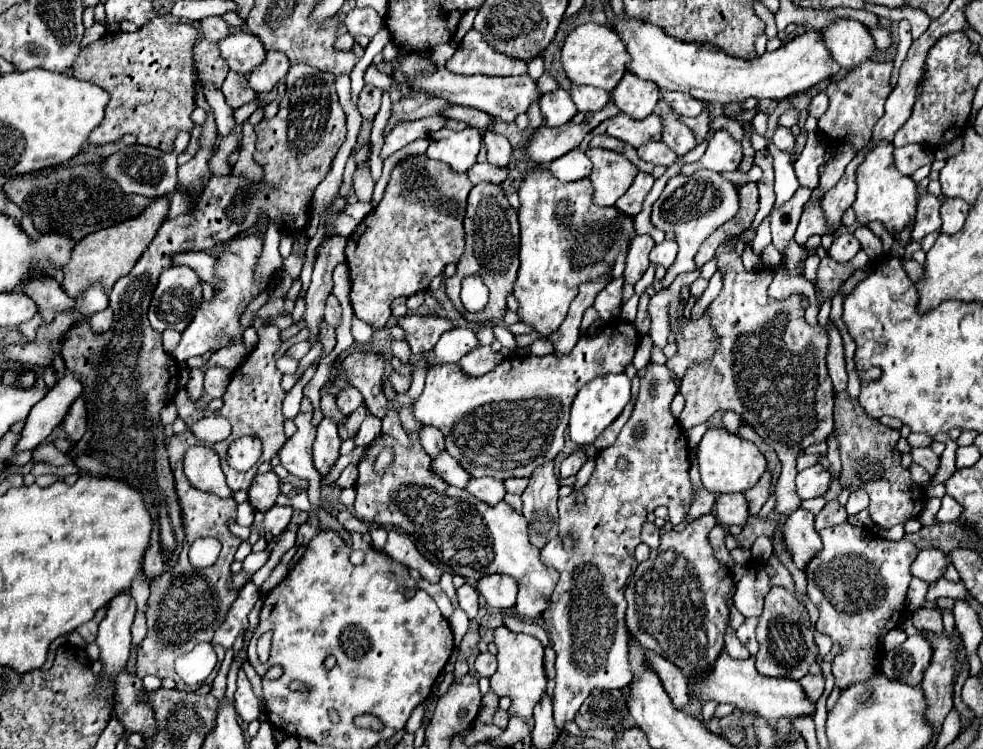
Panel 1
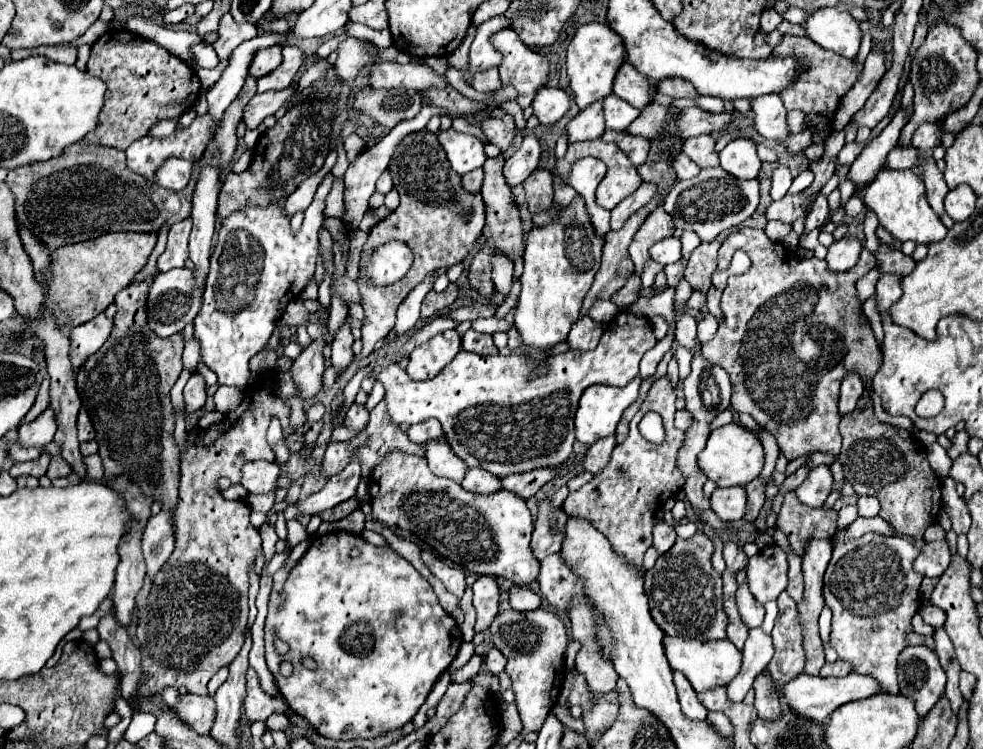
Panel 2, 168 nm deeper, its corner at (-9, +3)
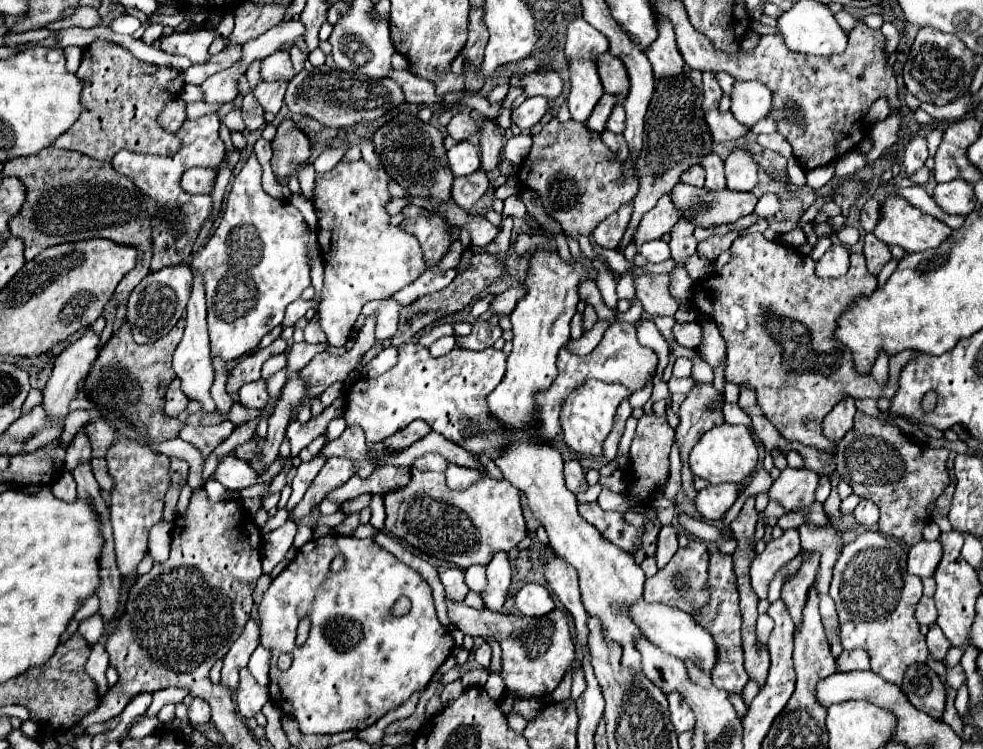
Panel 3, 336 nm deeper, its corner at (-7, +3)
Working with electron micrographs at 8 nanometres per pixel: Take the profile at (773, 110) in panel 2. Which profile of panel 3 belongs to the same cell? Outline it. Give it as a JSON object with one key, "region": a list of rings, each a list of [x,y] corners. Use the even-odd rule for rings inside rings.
{"region":[[[736,81],[732,91],[732,115],[752,129],[772,111],[772,93],[758,81]]]}

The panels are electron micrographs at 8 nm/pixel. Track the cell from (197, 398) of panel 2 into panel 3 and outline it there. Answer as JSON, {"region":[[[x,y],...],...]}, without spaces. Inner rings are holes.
{"region":[[[174,379],[172,385],[170,385],[168,391],[166,391],[166,405],[164,405],[166,413],[168,413],[170,417],[178,417],[182,411],[186,411],[188,403],[190,403],[190,399],[182,393],[182,389],[180,389],[180,379]]]}

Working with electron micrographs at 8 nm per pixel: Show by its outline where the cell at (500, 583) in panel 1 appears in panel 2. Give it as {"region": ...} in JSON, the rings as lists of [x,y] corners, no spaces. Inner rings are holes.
{"region":[[[514,585],[510,589],[510,605],[512,609],[516,611],[532,611],[532,609],[538,609],[542,605],[542,599],[536,591],[532,591],[530,587],[520,587],[520,585]]]}

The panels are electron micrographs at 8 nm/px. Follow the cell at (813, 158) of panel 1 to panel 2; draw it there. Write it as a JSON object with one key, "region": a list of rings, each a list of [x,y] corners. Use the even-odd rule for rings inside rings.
{"region":[[[810,169],[802,171],[802,173],[794,179],[794,183],[792,183],[792,187],[788,189],[788,193],[798,193],[798,191],[806,189],[806,187],[812,183],[812,179],[814,179],[814,175],[812,175],[812,171],[810,171]]]}

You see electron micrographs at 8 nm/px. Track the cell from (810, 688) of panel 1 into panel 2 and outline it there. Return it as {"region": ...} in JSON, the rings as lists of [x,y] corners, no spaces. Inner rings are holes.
{"region":[[[834,661],[834,663],[826,663],[824,667],[822,667],[822,671],[820,671],[820,675],[822,677],[844,677],[844,675],[848,675],[852,669],[850,669],[850,665],[846,665],[846,661]]]}

